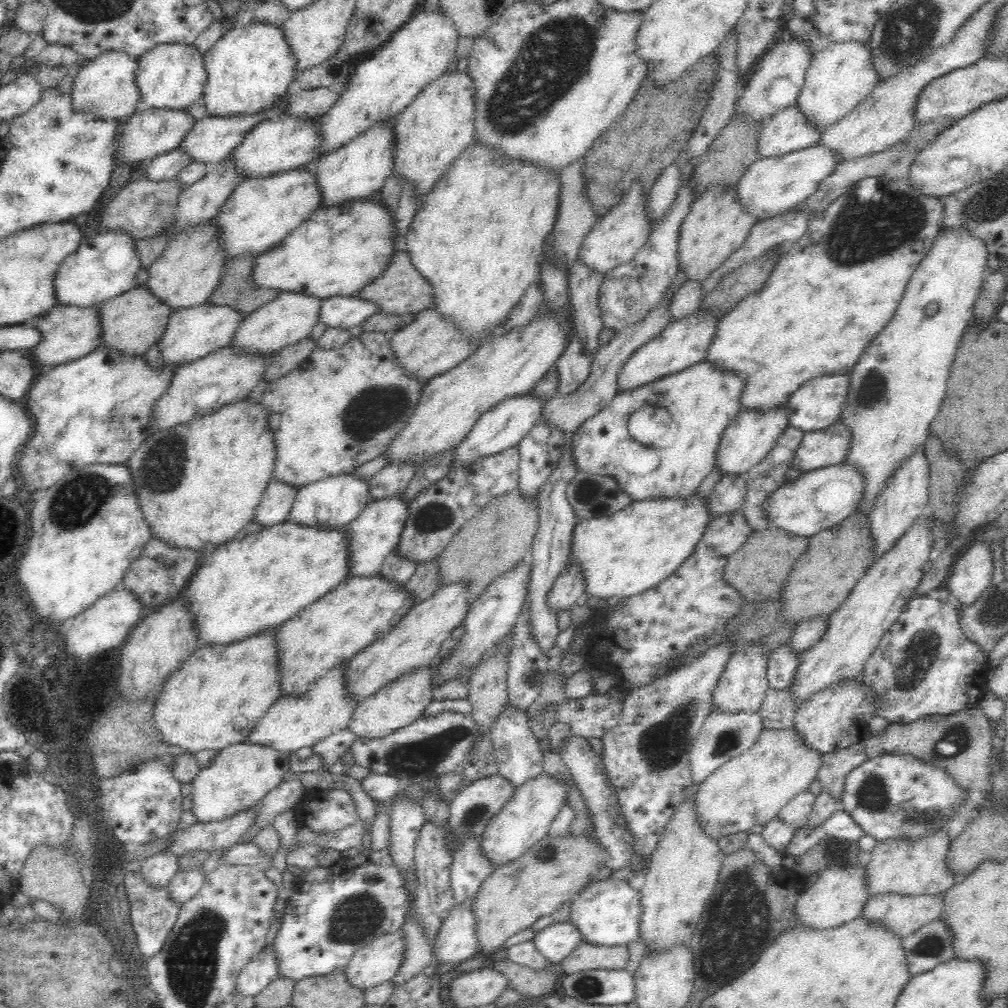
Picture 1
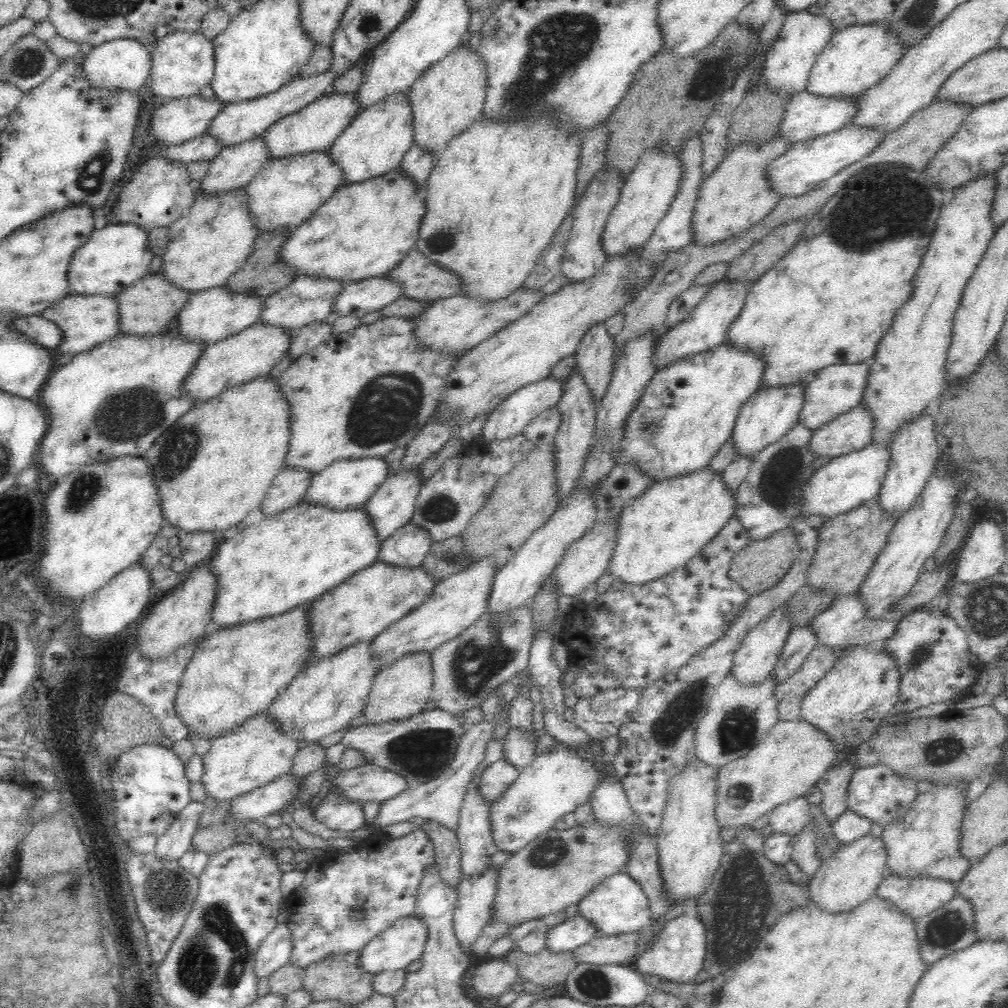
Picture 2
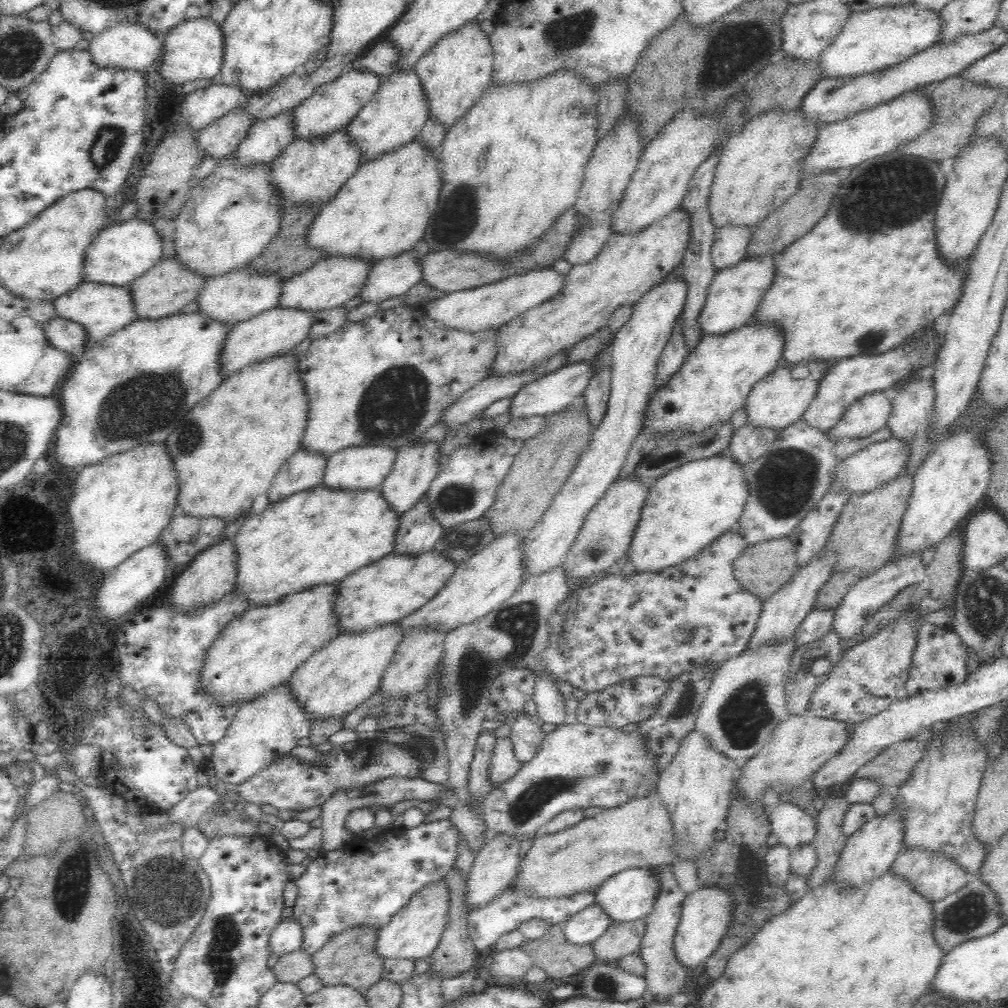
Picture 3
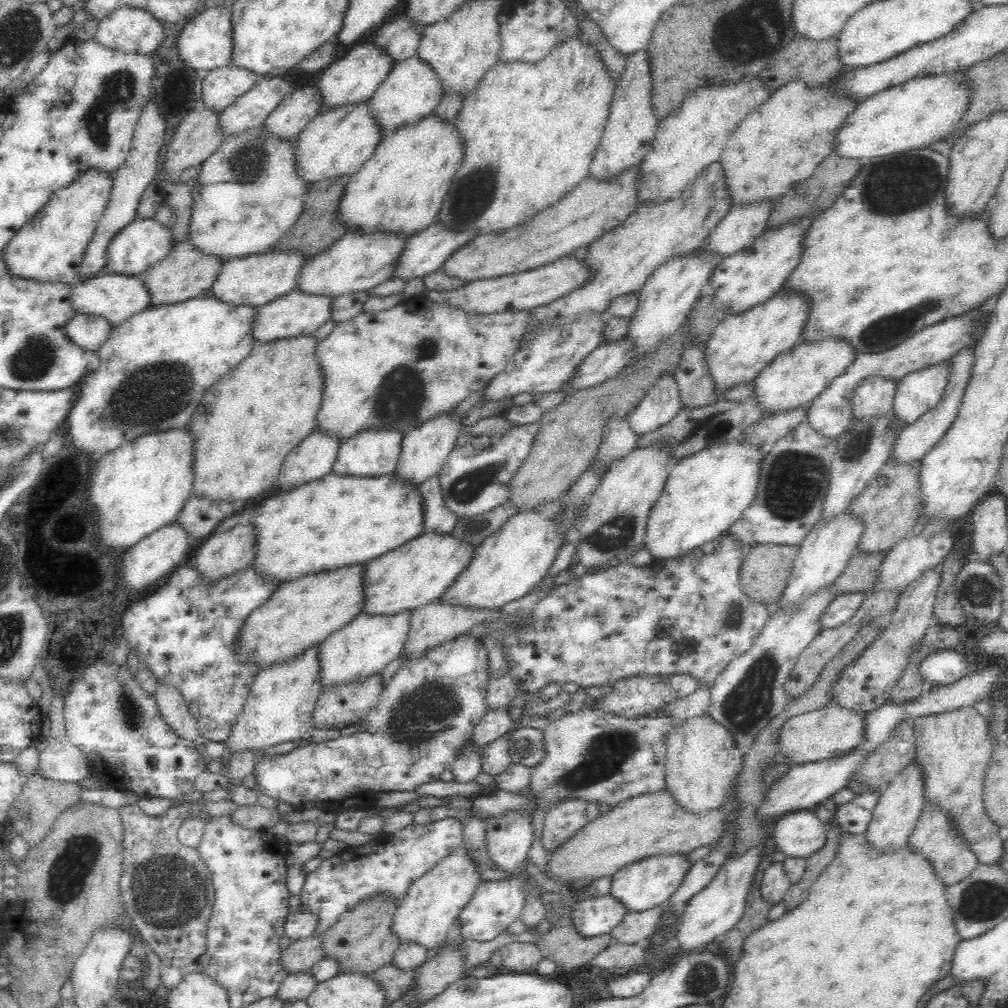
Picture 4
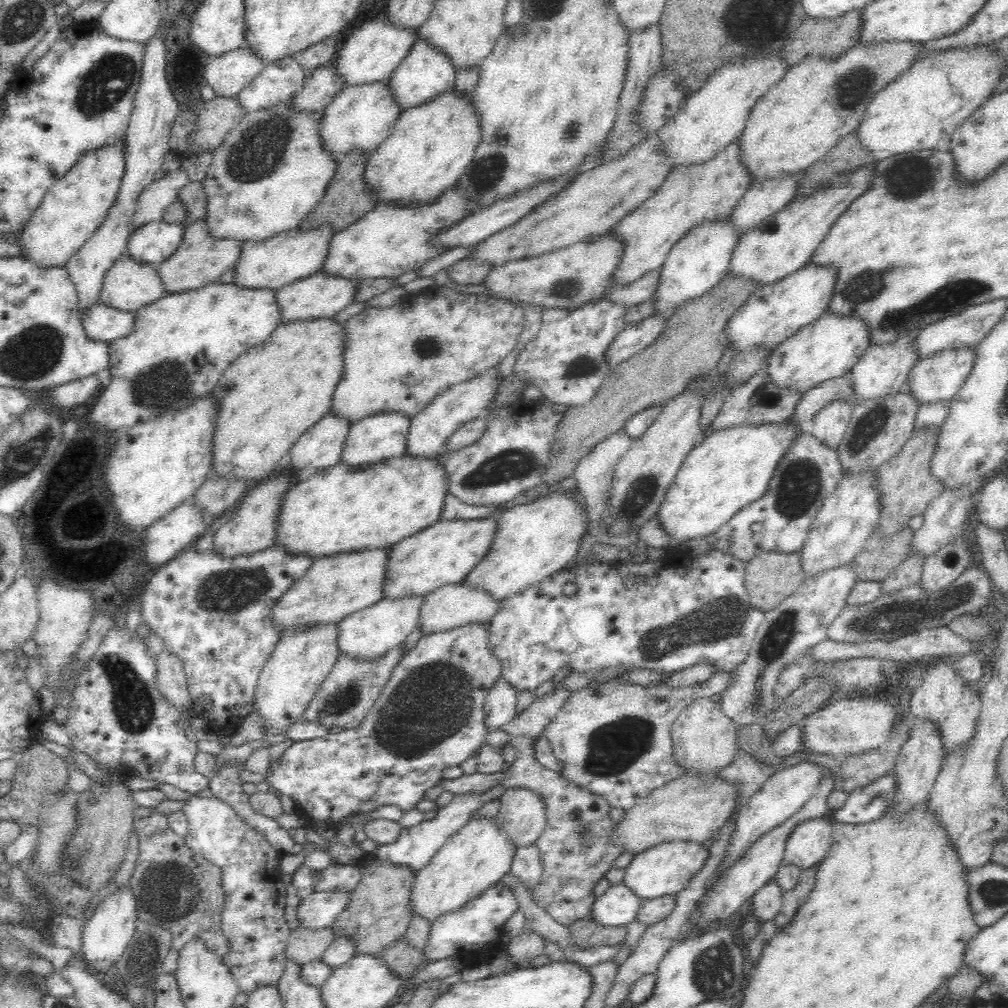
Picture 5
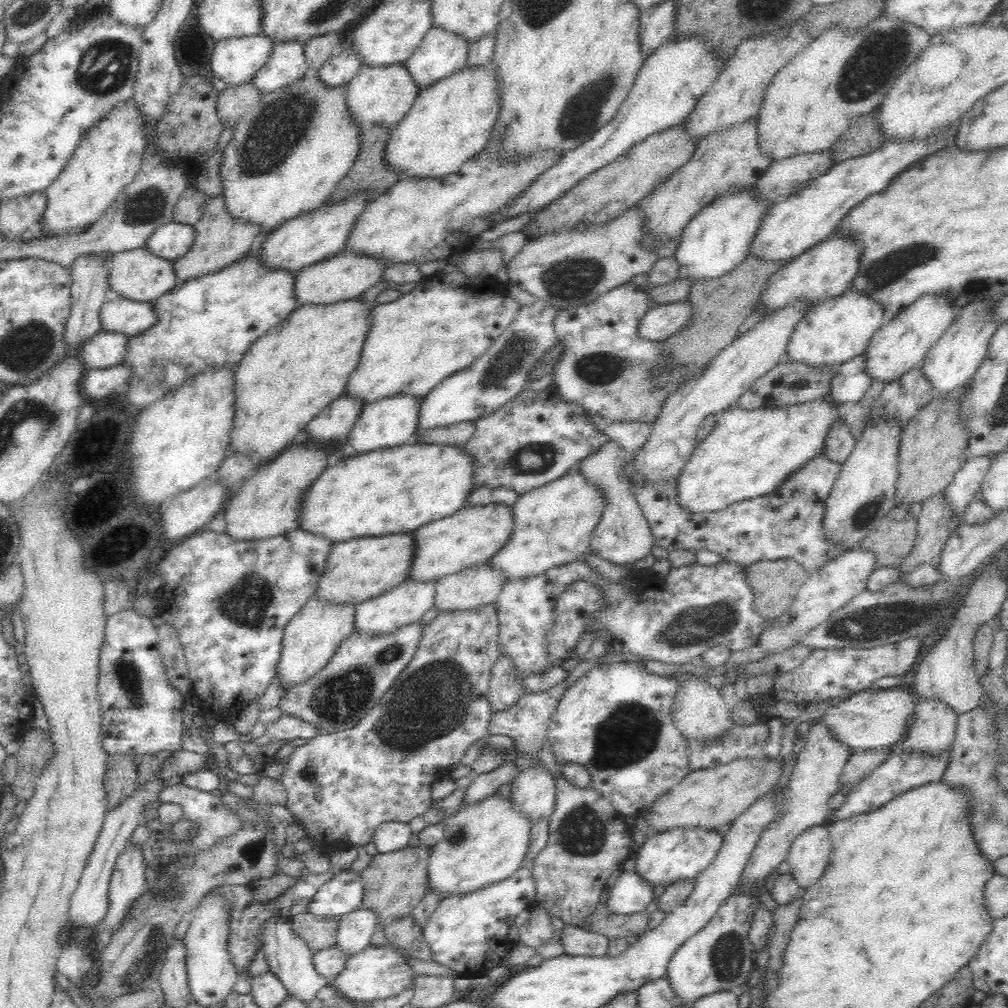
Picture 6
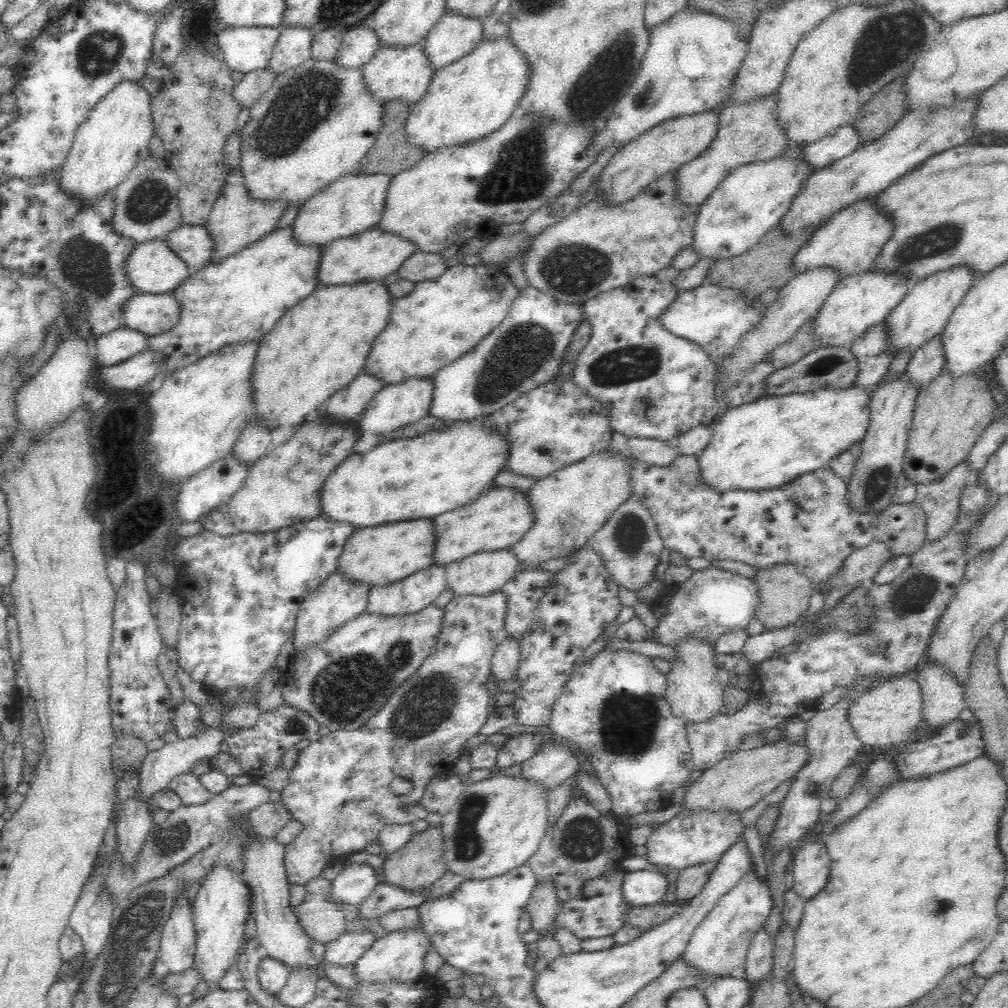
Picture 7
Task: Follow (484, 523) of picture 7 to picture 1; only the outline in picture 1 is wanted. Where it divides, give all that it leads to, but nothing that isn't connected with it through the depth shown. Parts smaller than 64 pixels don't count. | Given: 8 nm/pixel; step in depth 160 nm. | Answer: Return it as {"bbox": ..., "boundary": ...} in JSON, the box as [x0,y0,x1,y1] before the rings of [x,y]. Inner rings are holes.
{"bbox":[280,573,416,694],"boundary":[[[382,573],[346,577],[330,592],[297,612],[280,625],[280,694],[302,692],[313,680],[342,661],[348,662],[360,649],[368,646],[393,626],[416,604],[416,597]]]}

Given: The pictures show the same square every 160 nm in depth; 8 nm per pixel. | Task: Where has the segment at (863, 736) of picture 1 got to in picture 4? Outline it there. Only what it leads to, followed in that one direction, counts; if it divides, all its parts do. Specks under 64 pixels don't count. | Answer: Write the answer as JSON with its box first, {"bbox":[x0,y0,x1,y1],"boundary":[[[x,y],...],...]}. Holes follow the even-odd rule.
{"bbox":[834,565,944,714],"boundary":[[[932,565],[905,586],[896,604],[896,610],[883,632],[865,648],[856,662],[844,668],[844,672],[840,674],[840,680],[834,684],[834,705],[868,714],[887,702],[889,690],[909,663],[910,658],[907,656],[911,646],[924,636],[929,627],[929,620],[934,616],[933,603],[942,582],[942,574],[944,574],[942,567]]]}

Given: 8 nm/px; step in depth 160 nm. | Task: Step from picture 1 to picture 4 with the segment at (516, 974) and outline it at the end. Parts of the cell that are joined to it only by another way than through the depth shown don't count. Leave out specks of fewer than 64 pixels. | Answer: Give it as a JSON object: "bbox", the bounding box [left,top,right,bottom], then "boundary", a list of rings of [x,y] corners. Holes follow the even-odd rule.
{"bbox":[536,924,612,975],"boundary":[[[570,924],[548,927],[541,932],[536,945],[544,958],[556,964],[559,974],[568,975],[572,970],[584,969],[591,958],[612,942],[612,933],[588,936],[580,933],[576,925]]]}

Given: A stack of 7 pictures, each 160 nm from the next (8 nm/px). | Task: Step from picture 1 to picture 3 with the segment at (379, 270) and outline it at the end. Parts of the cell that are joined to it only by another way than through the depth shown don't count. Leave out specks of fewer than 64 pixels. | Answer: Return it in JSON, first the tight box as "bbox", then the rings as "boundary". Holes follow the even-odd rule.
{"bbox":[307,137,442,260],"boundary":[[[414,137],[381,155],[363,160],[361,165],[328,202],[321,206],[320,215],[309,229],[307,242],[315,248],[322,248],[330,256],[359,256],[365,260],[384,260],[388,256],[398,256],[414,248],[424,239],[432,213],[440,200],[442,188],[442,152],[422,139]]]}

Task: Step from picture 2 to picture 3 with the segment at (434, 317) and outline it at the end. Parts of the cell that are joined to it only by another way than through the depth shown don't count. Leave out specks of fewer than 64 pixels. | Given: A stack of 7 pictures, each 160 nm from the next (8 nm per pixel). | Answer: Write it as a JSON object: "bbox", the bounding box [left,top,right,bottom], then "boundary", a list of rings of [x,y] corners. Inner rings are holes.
{"bbox":[424,266,566,331],"boundary":[[[552,266],[543,267],[480,287],[448,292],[441,298],[429,300],[424,306],[430,317],[436,317],[446,327],[477,331],[502,326],[521,312],[559,296],[566,282],[566,274],[560,274]]]}

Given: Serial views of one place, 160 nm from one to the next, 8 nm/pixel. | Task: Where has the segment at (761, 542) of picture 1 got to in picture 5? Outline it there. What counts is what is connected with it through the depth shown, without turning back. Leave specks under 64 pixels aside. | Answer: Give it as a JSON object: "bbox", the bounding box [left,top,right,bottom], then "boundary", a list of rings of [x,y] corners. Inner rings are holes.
{"bbox":[744,552,806,613],"boundary":[[[764,552],[745,564],[744,586],[749,594],[749,604],[764,613],[774,610],[782,600],[792,596],[806,579],[806,571],[800,563],[800,554],[796,552]]]}

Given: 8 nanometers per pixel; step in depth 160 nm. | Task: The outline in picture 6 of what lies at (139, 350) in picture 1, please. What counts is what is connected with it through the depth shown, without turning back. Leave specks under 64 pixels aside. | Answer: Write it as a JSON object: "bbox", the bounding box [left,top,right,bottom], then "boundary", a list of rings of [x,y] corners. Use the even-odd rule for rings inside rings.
{"bbox":[175,194,261,282],"boundary":[[[220,194],[208,199],[208,204],[204,209],[203,216],[194,226],[196,232],[196,240],[193,250],[186,257],[175,262],[176,276],[180,282],[196,278],[209,272],[216,272],[224,268],[236,260],[244,257],[251,252],[251,246],[256,236],[259,236],[261,225],[256,221],[241,220],[235,218],[228,205],[226,205],[226,197]]]}

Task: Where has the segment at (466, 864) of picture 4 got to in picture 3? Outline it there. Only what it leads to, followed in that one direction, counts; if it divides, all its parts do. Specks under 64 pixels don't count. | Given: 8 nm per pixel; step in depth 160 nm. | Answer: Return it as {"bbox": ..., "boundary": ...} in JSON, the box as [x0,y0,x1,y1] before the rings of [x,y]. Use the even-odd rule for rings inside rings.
{"bbox":[376,878,452,958],"boundary":[[[440,878],[430,881],[419,888],[410,900],[396,912],[384,925],[378,934],[376,949],[384,958],[424,958],[438,946],[442,934],[448,924],[448,914],[452,906],[452,891],[450,885]]]}

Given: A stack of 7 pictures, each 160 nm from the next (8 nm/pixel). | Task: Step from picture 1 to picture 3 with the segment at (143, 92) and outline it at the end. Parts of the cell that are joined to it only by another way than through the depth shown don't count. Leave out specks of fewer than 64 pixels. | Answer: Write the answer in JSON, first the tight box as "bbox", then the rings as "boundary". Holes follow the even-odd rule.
{"bbox":[161,14,224,86],"boundary":[[[210,14],[196,17],[171,29],[165,36],[161,56],[164,56],[162,70],[166,82],[189,86],[191,82],[205,78],[216,78],[224,62],[224,32]]]}

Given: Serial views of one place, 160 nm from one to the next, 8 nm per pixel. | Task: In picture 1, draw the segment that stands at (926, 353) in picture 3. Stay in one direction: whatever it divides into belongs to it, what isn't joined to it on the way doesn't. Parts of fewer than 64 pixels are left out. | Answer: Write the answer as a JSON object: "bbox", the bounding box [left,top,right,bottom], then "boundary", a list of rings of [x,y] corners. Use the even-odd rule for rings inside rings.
{"bbox":[787,373,852,432],"boundary":[[[824,373],[807,380],[800,385],[787,400],[790,411],[790,427],[799,428],[804,432],[817,431],[840,421],[842,408],[848,402],[852,377],[849,373]]]}

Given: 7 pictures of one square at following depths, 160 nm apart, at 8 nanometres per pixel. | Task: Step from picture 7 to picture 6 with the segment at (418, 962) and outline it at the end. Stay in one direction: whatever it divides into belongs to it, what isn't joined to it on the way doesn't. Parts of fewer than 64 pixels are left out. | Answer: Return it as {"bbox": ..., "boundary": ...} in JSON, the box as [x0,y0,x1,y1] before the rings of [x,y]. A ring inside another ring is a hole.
{"bbox":[331,941,414,1003],"boundary":[[[386,941],[380,946],[370,944],[364,950],[352,954],[346,962],[344,970],[331,980],[331,985],[346,998],[366,1003],[402,992],[411,986],[414,978],[414,970],[410,964],[408,951],[398,947],[392,941]]]}

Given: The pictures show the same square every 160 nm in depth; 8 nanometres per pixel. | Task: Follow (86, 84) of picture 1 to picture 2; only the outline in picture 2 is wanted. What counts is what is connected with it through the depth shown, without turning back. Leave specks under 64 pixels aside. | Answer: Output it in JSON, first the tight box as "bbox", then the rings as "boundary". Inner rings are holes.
{"bbox":[82,37,152,90],"boundary":[[[114,37],[94,45],[82,62],[84,75],[92,85],[118,87],[118,89],[140,90],[148,81],[152,68],[152,46],[142,43],[136,37]]]}

